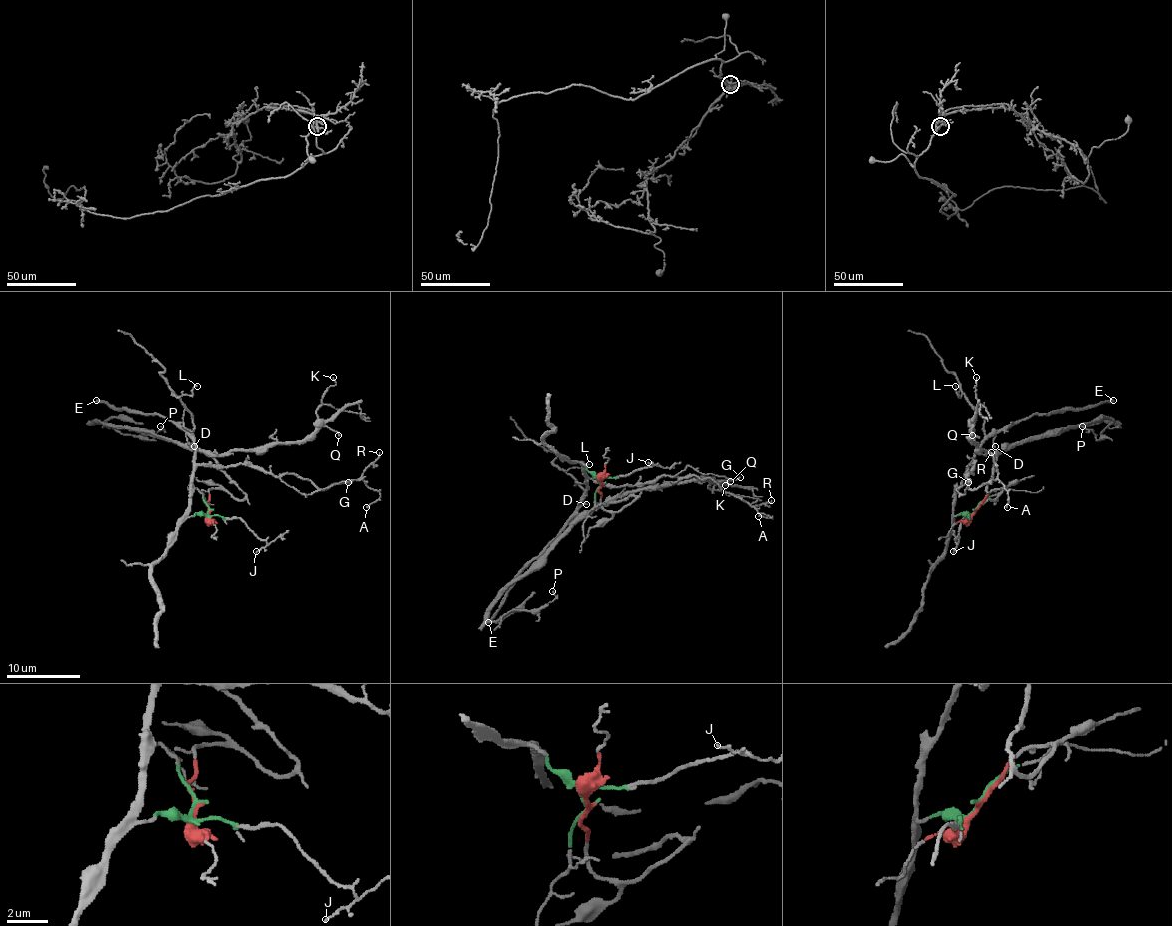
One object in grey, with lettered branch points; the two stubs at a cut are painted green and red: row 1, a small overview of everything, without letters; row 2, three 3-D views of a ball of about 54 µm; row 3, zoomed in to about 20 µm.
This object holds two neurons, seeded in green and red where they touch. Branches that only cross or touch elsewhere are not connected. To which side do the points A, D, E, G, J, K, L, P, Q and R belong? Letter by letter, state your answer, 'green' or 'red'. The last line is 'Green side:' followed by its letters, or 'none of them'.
A: green
D: green
E: green
G: green
J: green
K: red
L: green
P: red
Q: red
R: green
Green side: A, D, E, G, J, L, R

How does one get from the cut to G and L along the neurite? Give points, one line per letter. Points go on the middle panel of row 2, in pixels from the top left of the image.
G: (601, 484), (581, 462), (590, 478), (614, 486), (644, 486), (660, 476), (740, 476)
L: (601, 484), (581, 462), (586, 482), (584, 493), (568, 473), (571, 467), (588, 463)

